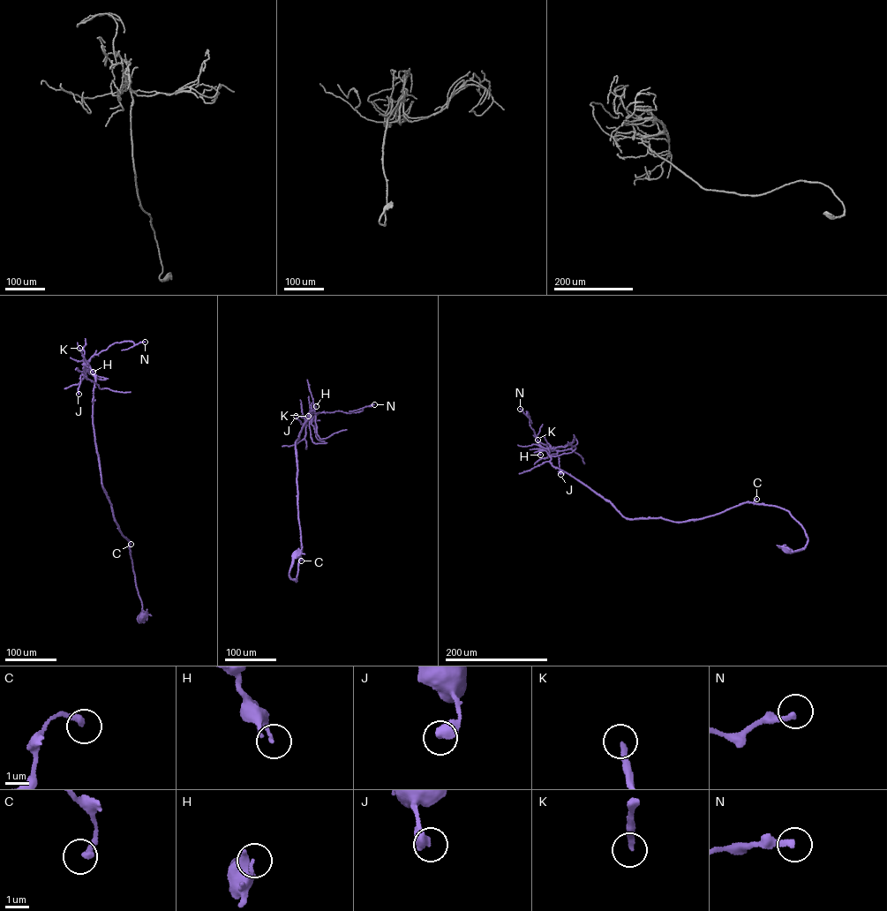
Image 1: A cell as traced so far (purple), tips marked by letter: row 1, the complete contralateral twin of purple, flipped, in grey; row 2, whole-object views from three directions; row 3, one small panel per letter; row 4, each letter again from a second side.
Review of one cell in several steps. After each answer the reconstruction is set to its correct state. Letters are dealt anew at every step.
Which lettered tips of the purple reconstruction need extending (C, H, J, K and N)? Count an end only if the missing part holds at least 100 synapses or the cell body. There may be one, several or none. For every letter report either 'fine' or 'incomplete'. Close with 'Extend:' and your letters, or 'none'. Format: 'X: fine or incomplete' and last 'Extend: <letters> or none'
C: fine
H: fine
J: fine
K: fine
N: fine
Extend: none

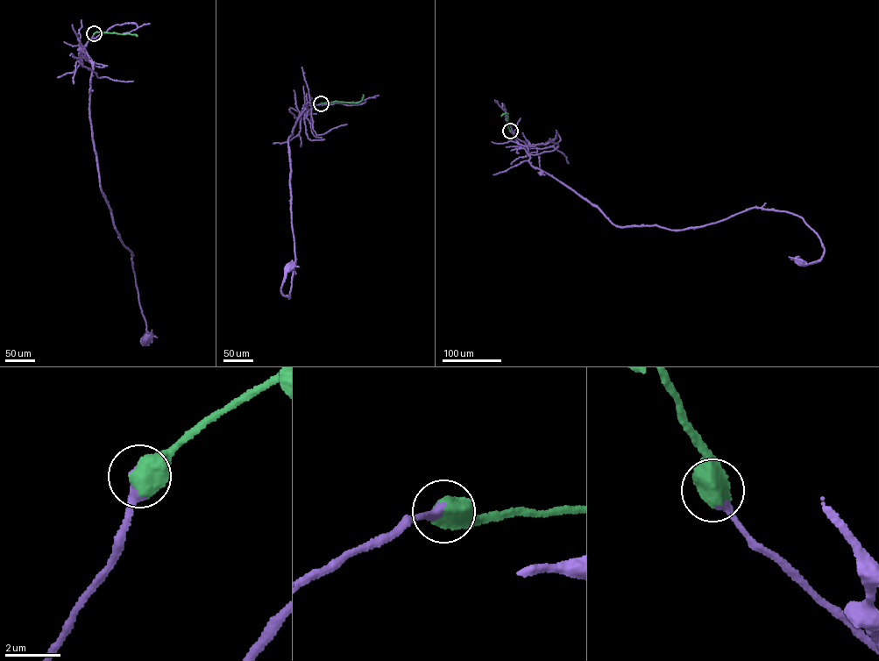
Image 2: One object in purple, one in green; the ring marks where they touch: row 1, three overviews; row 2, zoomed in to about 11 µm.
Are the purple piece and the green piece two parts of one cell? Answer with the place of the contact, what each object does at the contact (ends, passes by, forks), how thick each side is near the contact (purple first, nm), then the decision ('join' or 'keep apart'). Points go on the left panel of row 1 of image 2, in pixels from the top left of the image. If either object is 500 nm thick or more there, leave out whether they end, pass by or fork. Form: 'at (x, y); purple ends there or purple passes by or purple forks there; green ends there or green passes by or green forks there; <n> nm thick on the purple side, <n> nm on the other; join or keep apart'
at (94, 33); 420 nm thick on the purple side, 600 nm on the other; join

